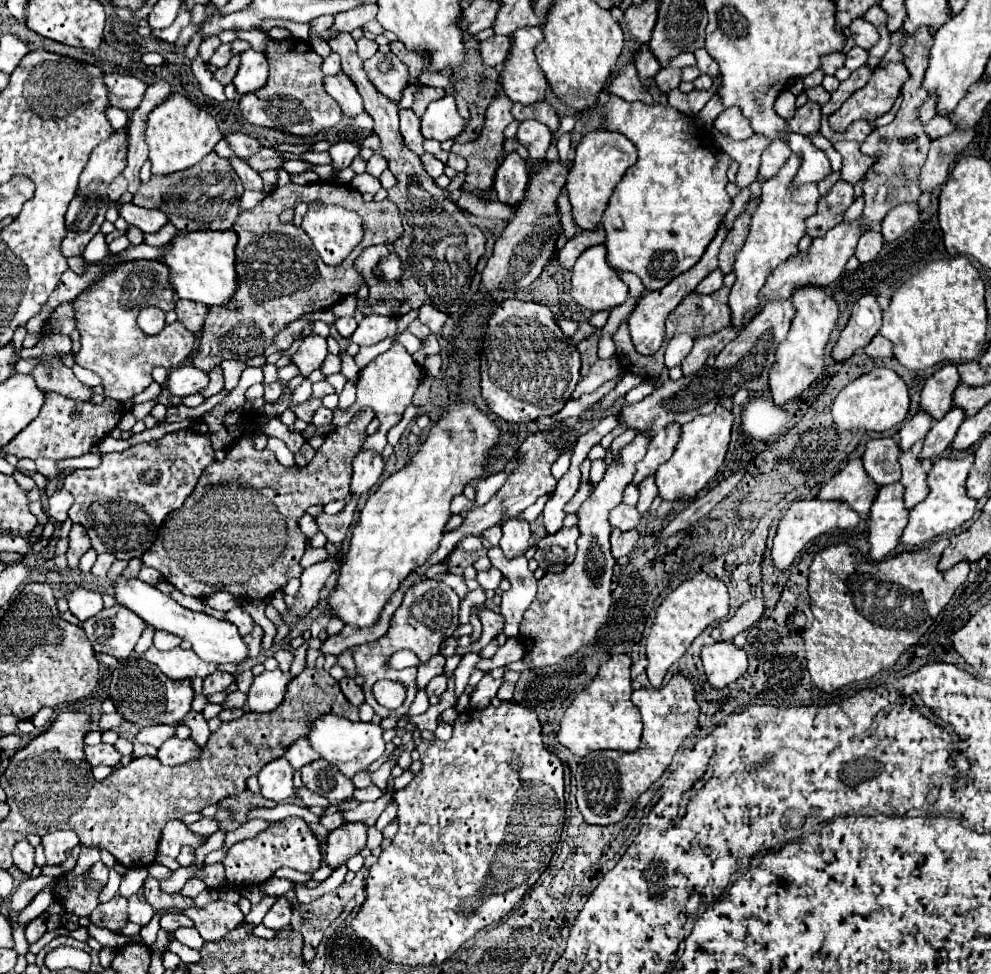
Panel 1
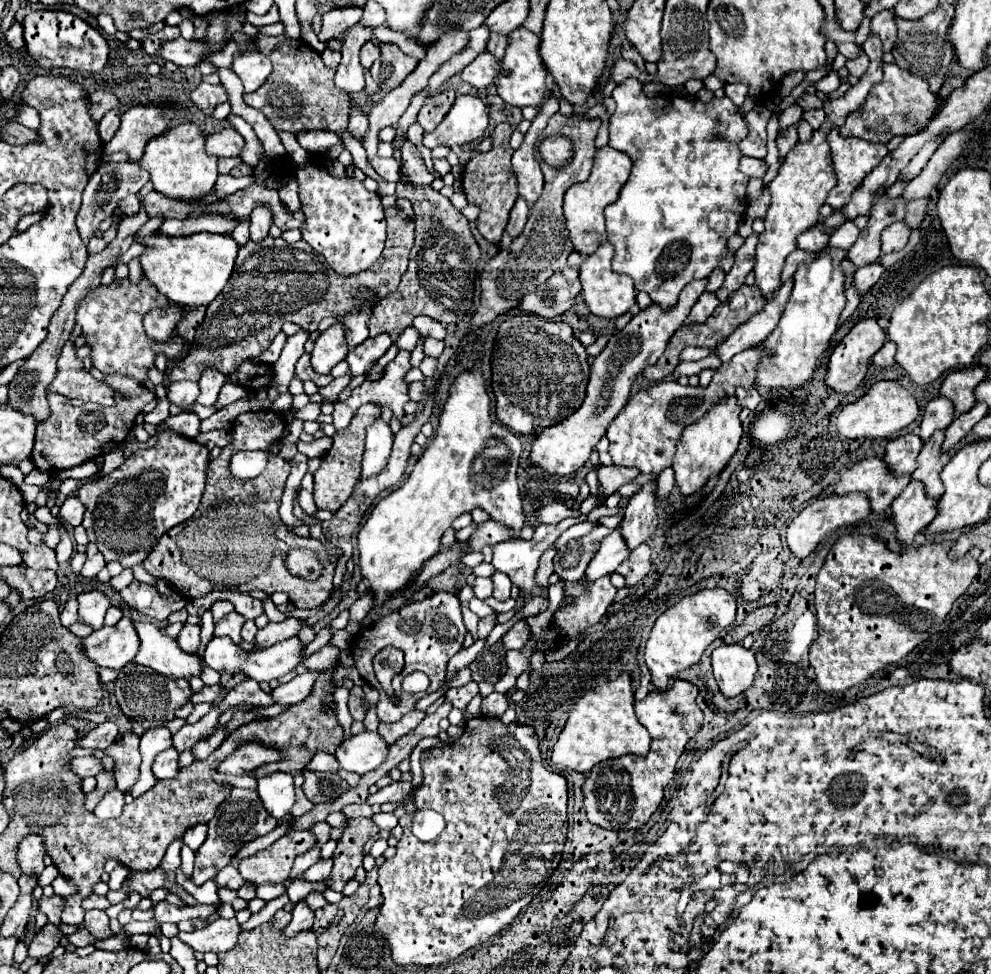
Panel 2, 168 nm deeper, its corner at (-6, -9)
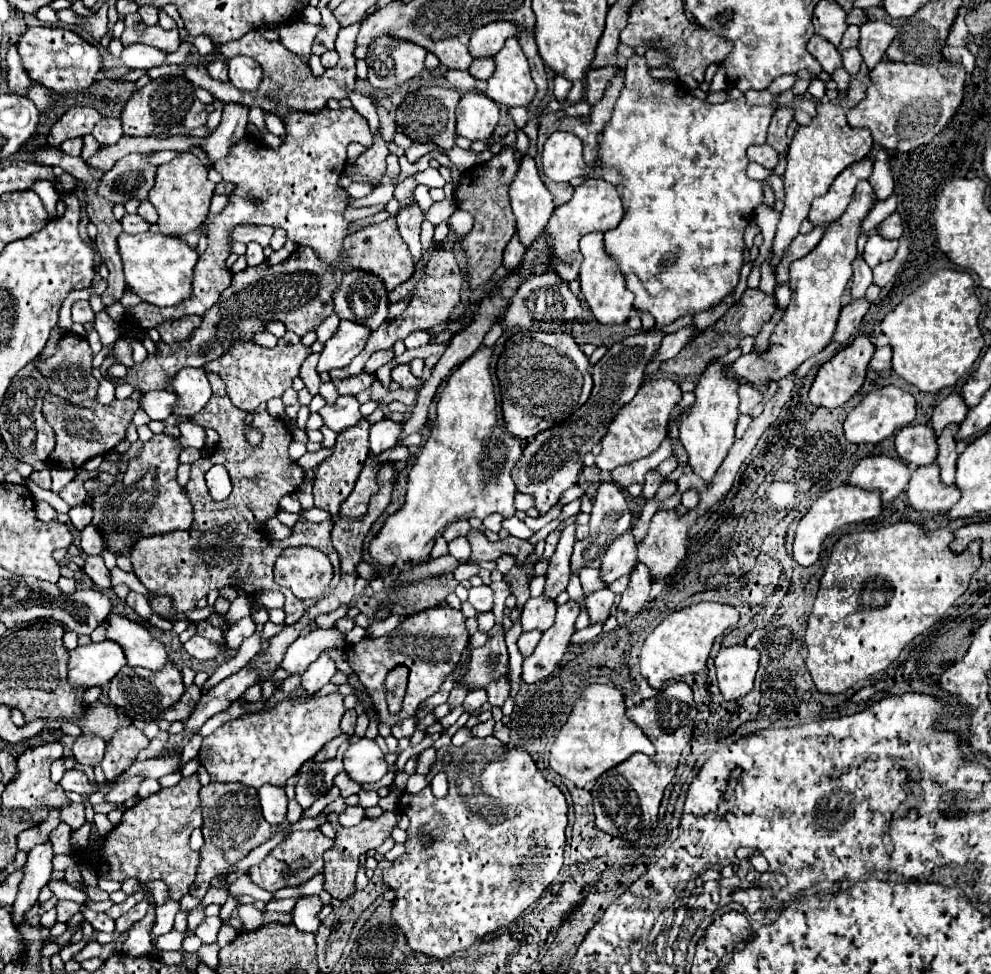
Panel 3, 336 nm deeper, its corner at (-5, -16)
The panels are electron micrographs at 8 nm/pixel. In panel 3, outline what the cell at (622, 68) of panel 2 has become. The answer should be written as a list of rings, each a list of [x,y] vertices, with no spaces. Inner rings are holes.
[[[605,66],[605,68],[587,72],[587,76],[585,76],[585,102],[587,104],[595,104],[601,100],[603,92],[609,86],[615,72],[617,72],[617,66]]]

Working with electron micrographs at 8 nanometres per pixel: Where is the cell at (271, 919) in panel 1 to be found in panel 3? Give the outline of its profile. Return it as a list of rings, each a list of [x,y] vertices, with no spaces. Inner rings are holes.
[[[307,896],[307,898],[299,898],[295,908],[293,908],[293,924],[303,930],[303,932],[317,932],[321,920],[319,920],[319,912],[321,912],[323,904],[319,900],[319,896]]]

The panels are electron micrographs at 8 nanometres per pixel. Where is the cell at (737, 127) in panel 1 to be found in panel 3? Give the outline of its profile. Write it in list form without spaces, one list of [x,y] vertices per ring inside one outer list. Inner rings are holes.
[[[769,144],[747,148],[747,158],[751,162],[757,162],[757,164],[769,168],[769,170],[773,170],[777,166],[777,162],[779,162],[779,154]]]

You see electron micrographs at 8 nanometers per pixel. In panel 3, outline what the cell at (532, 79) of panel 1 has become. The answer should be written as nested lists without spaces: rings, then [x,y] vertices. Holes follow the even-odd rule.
[[[507,38],[503,48],[493,56],[495,72],[487,80],[487,96],[495,102],[513,108],[527,106],[537,92],[537,86],[529,74],[527,58],[517,38]]]

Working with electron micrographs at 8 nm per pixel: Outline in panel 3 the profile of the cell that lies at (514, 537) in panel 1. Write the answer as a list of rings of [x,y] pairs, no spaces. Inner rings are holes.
[[[481,346],[475,350],[447,380],[439,402],[437,402],[437,420],[431,428],[431,436],[427,438],[421,454],[417,456],[409,480],[407,480],[407,500],[399,512],[387,518],[381,532],[369,546],[371,556],[383,566],[393,566],[395,560],[421,560],[427,558],[435,540],[443,534],[443,530],[455,520],[469,518],[469,514],[501,514],[505,518],[515,514],[513,496],[515,484],[511,480],[511,468],[521,458],[519,440],[511,434],[505,434],[497,422],[497,400],[493,394],[493,380],[489,372],[493,350],[489,346]]]

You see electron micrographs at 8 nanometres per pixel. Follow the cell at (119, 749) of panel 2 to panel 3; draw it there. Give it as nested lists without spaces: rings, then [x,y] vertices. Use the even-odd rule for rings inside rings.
[[[127,726],[127,728],[117,730],[113,738],[107,742],[105,758],[101,762],[101,768],[107,780],[113,780],[121,772],[125,772],[133,764],[137,754],[147,746],[149,746],[149,740],[139,728]]]

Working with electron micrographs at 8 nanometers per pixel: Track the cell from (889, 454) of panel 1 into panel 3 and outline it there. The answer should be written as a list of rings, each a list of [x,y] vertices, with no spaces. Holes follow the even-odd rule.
[[[911,424],[897,434],[895,448],[899,458],[909,466],[927,466],[937,456],[937,436],[929,424]]]

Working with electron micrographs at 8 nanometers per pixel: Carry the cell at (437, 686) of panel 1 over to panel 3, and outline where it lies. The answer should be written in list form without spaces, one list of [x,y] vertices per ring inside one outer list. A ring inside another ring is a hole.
[[[475,690],[475,692],[467,694],[467,698],[465,698],[463,706],[465,706],[465,710],[467,710],[467,712],[473,712],[473,710],[481,708],[485,702],[487,702],[487,694],[485,694],[485,690]]]

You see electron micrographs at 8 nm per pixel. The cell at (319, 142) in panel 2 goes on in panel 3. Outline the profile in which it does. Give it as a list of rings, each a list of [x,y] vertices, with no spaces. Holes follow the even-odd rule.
[[[263,112],[263,116],[265,116],[265,126],[267,126],[267,130],[273,132],[273,134],[277,134],[279,138],[285,138],[285,128],[283,128],[281,118],[275,116],[273,112]]]

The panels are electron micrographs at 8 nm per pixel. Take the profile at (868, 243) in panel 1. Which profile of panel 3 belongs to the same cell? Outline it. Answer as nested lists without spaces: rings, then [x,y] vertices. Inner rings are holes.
[[[865,298],[857,300],[855,304],[847,304],[843,306],[839,320],[837,320],[837,328],[835,328],[835,336],[831,338],[831,342],[839,342],[841,346],[847,344],[847,340],[851,338],[851,334],[855,332],[855,328],[861,324],[861,318],[865,316],[865,312],[869,310],[869,302]]]

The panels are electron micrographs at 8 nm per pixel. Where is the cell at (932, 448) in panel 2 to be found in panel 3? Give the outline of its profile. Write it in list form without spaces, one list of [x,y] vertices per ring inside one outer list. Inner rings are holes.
[[[951,424],[943,430],[943,434],[939,436],[939,456],[937,456],[937,464],[941,468],[941,480],[945,484],[955,482],[955,464],[957,464],[957,440],[955,440],[955,432],[959,430],[959,424]]]

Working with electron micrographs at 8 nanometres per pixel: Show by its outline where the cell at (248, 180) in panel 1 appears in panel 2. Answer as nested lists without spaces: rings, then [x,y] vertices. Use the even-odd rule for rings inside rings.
[[[268,205],[256,207],[250,213],[250,221],[252,221],[252,225],[250,225],[250,239],[252,241],[262,241],[268,235],[270,227],[272,227],[272,219],[274,219],[274,213],[272,213],[272,209]]]

